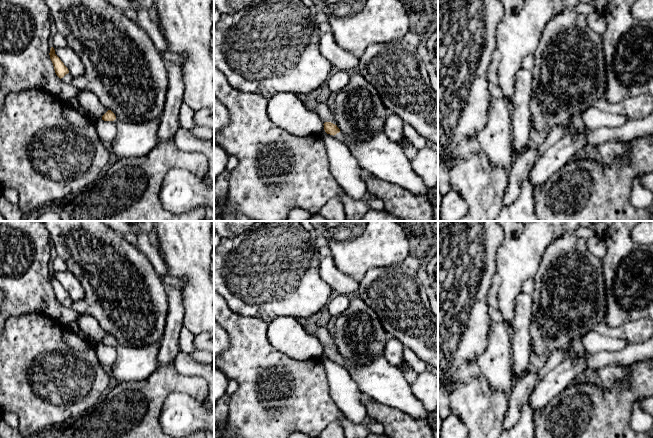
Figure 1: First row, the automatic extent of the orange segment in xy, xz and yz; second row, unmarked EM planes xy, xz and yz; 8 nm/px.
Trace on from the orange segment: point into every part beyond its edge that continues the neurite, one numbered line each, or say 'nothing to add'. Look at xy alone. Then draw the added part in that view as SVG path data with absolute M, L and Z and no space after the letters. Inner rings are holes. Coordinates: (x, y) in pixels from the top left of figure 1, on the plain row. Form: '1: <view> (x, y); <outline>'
1: xy (132, 364); M160 343L143 347L114 344L116 360L111 366L118 382L138 382L147 379L158 369Z

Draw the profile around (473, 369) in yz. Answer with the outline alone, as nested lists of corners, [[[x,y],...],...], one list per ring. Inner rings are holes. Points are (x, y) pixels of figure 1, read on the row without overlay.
[[[476,361],[468,362],[466,365],[470,378],[477,378],[481,375]]]

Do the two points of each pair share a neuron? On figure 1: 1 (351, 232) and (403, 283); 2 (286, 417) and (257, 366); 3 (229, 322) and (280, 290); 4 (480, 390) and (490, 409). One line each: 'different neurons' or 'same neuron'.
1: different neurons
2: same neuron
3: different neurons
4: same neuron

